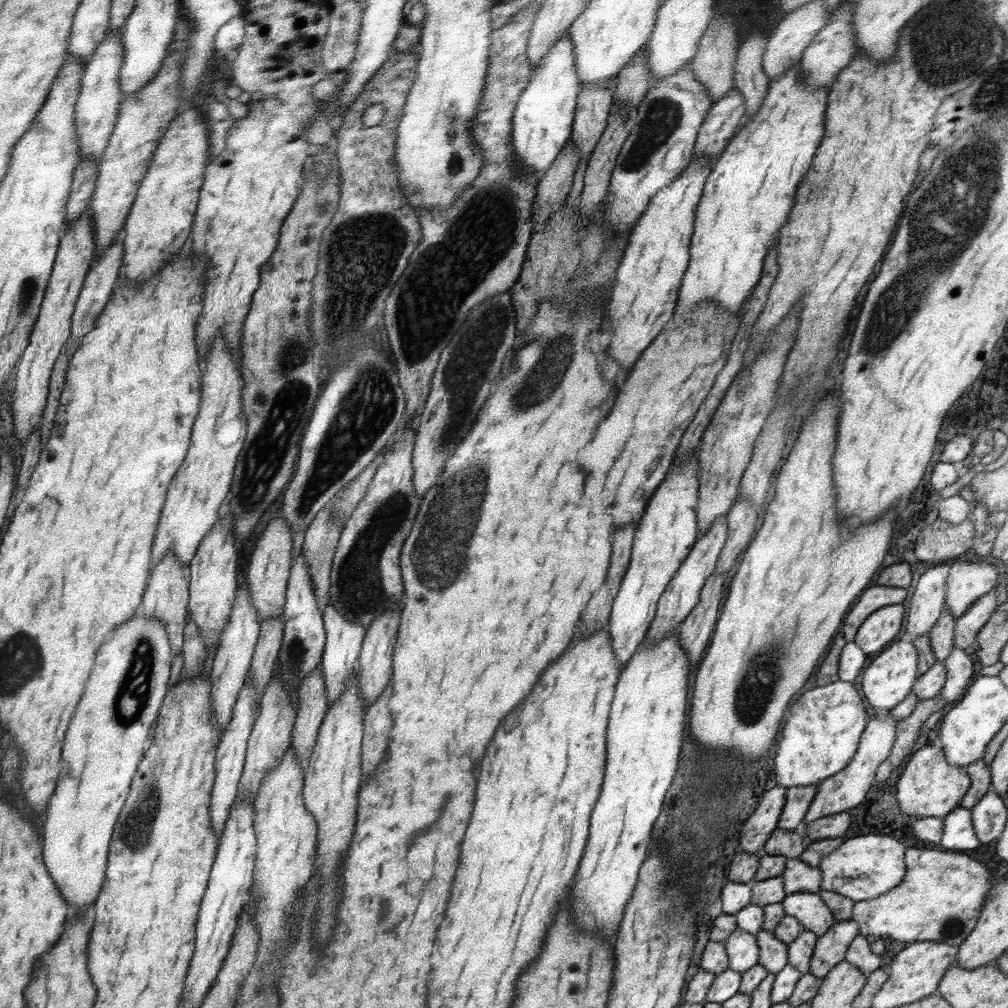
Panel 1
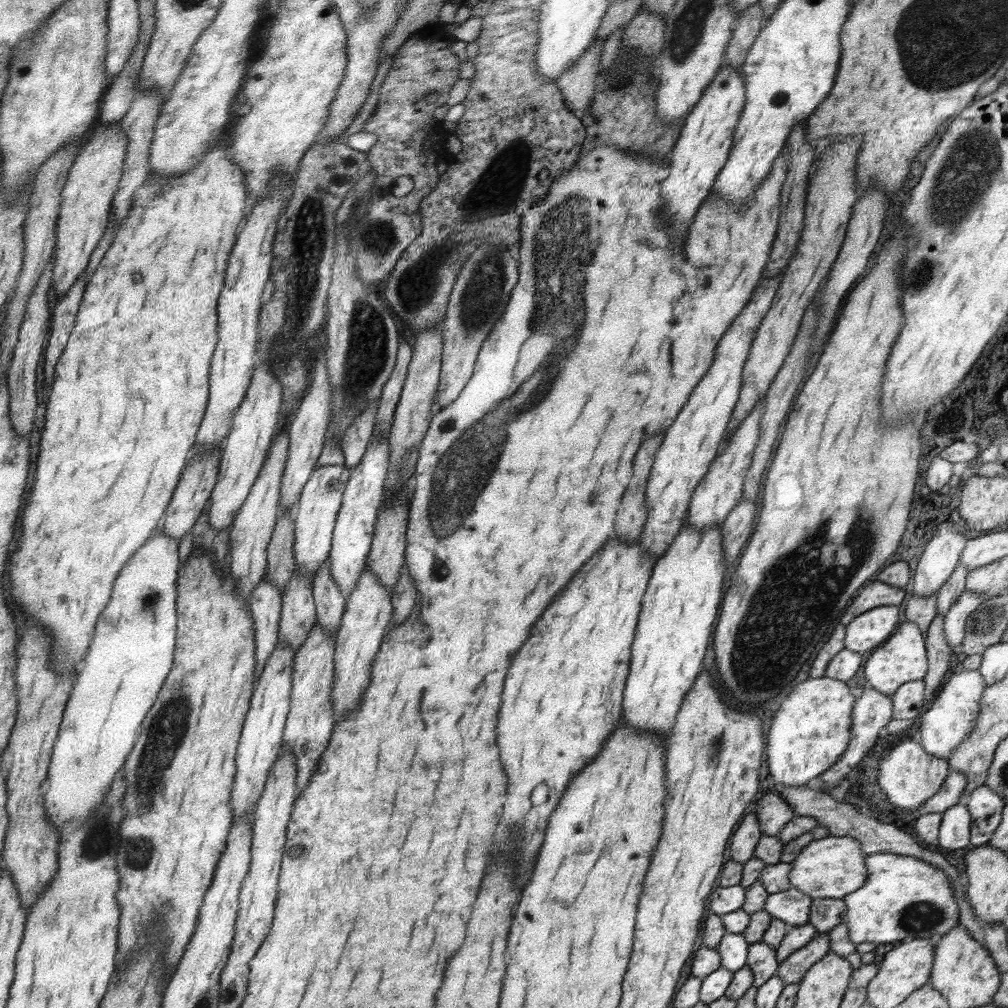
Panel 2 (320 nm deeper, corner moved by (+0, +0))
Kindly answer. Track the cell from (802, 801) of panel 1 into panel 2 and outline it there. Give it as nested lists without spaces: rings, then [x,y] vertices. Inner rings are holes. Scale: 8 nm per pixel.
[[[770,790],[756,805],[756,817],[762,835],[776,837],[796,814],[779,792]]]

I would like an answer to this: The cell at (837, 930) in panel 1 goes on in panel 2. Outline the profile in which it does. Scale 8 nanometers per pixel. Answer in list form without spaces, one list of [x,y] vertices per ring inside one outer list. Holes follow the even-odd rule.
[[[818,933],[800,950],[790,954],[788,960],[784,960],[784,963],[780,964],[780,968],[775,974],[780,977],[785,985],[799,983],[806,972],[830,951],[830,941],[827,933]]]

